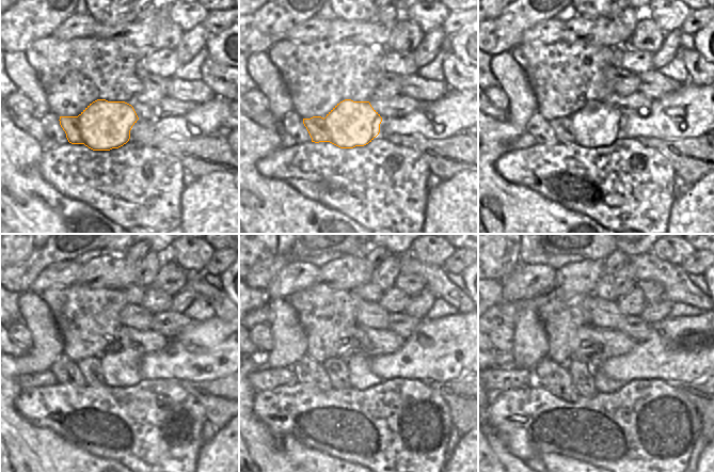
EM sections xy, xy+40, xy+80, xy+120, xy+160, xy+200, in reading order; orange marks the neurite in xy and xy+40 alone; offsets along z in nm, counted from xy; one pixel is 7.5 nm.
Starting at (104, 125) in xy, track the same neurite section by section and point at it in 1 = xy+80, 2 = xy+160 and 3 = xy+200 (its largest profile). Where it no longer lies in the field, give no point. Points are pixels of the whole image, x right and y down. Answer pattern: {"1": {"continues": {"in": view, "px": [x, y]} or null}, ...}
{"1": {"continues": {"in": "xy+80", "px": [597, 124]}}, "2": {"continues": {"in": "xy+160", "px": [354, 372]}}, "3": {"continues": {"in": "xy+200", "px": [588, 380]}}}

